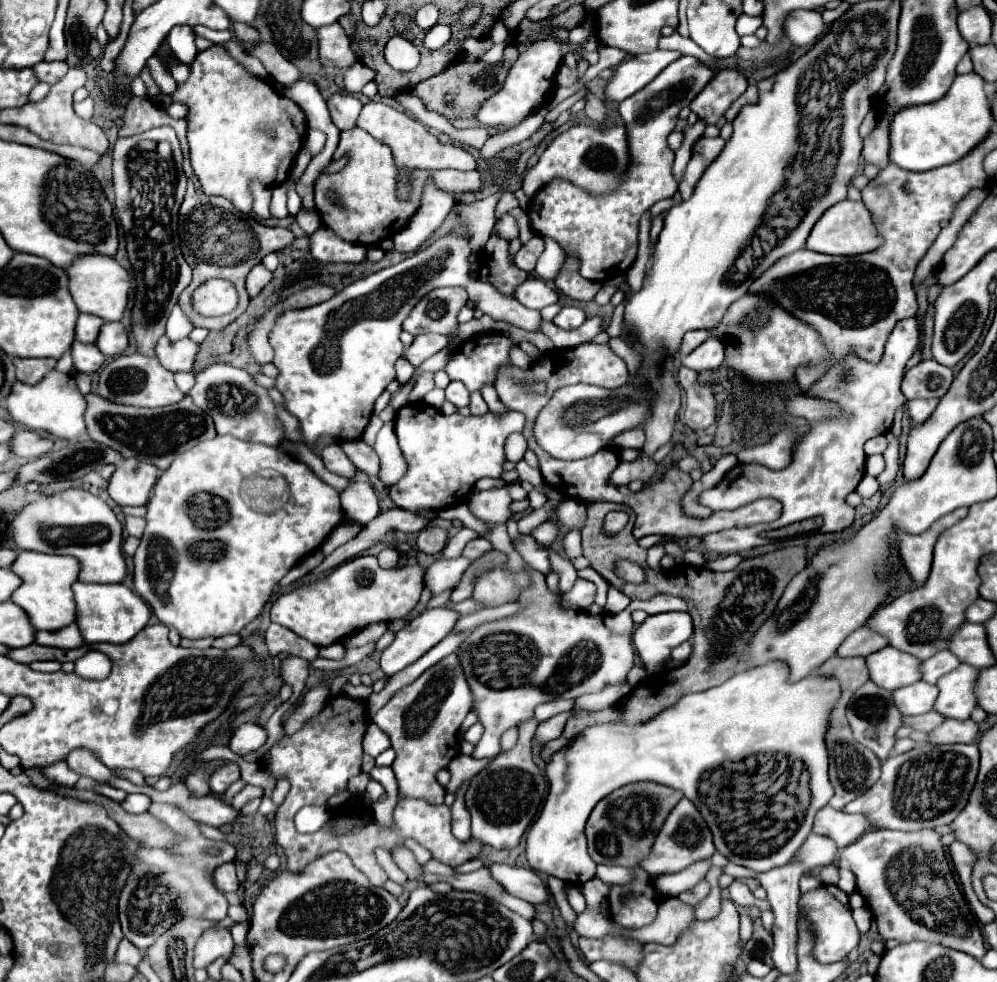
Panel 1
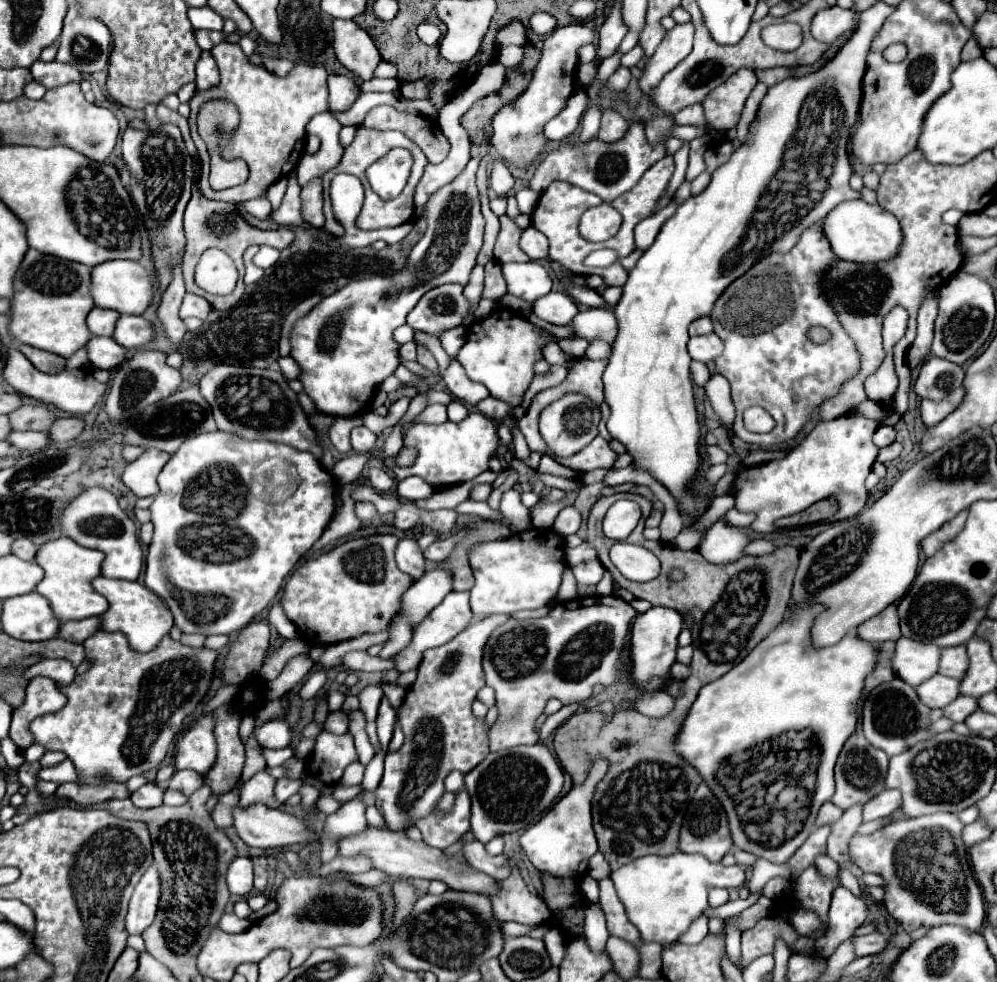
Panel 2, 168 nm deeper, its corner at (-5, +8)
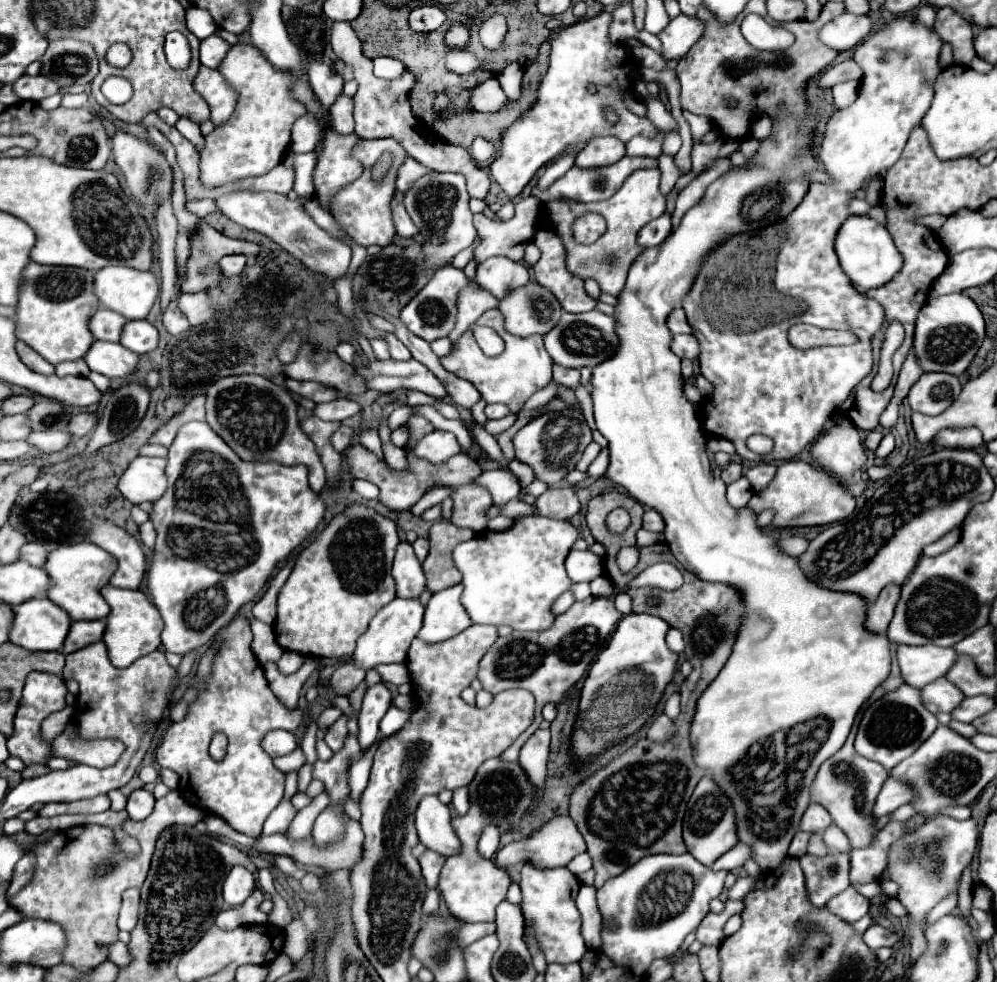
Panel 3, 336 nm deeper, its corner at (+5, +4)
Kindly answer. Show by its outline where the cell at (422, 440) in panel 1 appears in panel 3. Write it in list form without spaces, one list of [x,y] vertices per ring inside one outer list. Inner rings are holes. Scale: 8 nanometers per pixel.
[[[432,431],[428,435],[424,435],[414,447],[412,447],[414,455],[432,463],[432,465],[442,465],[446,463],[450,457],[462,453],[462,447],[458,445],[456,437],[448,431]]]

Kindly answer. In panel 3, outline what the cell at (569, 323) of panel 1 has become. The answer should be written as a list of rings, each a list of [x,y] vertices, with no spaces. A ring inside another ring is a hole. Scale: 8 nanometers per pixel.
[[[530,281],[530,285],[522,289],[510,291],[500,301],[498,309],[504,315],[506,329],[518,337],[528,337],[534,333],[546,335],[562,317],[562,307],[556,297],[536,281]]]

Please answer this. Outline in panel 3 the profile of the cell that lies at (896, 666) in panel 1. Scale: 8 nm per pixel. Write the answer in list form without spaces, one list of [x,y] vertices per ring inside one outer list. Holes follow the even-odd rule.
[[[900,645],[896,657],[904,683],[922,689],[924,685],[942,677],[956,661],[958,653],[954,653],[954,649],[938,649],[934,645],[922,645],[922,647]]]

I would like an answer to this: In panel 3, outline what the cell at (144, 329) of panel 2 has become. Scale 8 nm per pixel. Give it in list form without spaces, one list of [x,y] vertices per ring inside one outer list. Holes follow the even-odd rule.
[[[128,321],[124,325],[124,329],[122,329],[120,343],[126,349],[142,355],[142,353],[148,353],[148,351],[156,349],[156,345],[158,345],[158,331],[148,321]]]

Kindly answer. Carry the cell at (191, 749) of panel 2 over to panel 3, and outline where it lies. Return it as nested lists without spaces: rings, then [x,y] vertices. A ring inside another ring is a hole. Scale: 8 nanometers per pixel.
[[[234,617],[214,643],[220,643],[220,651],[216,653],[212,675],[206,683],[192,681],[200,695],[190,705],[188,715],[170,725],[162,745],[156,749],[156,761],[162,769],[172,769],[180,775],[178,791],[186,801],[222,817],[236,831],[254,837],[284,795],[284,773],[272,765],[260,741],[270,729],[294,731],[302,721],[302,713],[284,709],[270,691],[264,669],[250,649],[252,631],[246,619]],[[216,731],[228,737],[228,753],[218,763],[208,755],[208,745]]]

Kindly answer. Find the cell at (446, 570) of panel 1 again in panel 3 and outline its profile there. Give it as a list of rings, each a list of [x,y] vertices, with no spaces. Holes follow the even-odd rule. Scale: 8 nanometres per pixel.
[[[396,597],[394,601],[390,601],[376,613],[368,631],[358,639],[358,647],[352,655],[352,661],[358,663],[358,667],[362,667],[364,671],[368,671],[380,663],[404,663],[408,647],[422,627],[422,615],[424,615],[424,605],[420,603],[420,599],[404,601],[404,599]]]

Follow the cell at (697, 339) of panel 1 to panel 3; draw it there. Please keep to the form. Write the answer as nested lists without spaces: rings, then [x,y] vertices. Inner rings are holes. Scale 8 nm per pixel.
[[[674,309],[674,313],[670,315],[668,325],[670,325],[670,331],[672,331],[674,335],[678,335],[678,333],[690,335],[690,333],[692,333],[692,327],[690,327],[686,315],[684,315],[684,309]]]

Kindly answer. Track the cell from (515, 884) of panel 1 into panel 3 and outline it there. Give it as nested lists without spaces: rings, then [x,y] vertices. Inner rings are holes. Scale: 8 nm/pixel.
[[[436,795],[424,797],[416,809],[416,831],[420,843],[432,851],[438,851],[444,857],[460,855],[462,843],[454,833],[450,821],[452,815],[448,805],[440,803]]]

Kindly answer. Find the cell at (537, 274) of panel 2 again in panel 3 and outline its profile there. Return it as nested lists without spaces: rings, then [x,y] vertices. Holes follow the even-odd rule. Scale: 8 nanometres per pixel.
[[[490,257],[478,263],[476,281],[490,291],[496,299],[506,297],[508,291],[520,289],[530,283],[530,273],[524,263],[510,261],[506,257]]]

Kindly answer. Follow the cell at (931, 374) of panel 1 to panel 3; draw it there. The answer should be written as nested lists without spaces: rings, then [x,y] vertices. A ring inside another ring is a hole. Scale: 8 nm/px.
[[[924,373],[908,393],[912,411],[924,415],[940,415],[958,397],[962,385],[956,375],[950,373]]]

